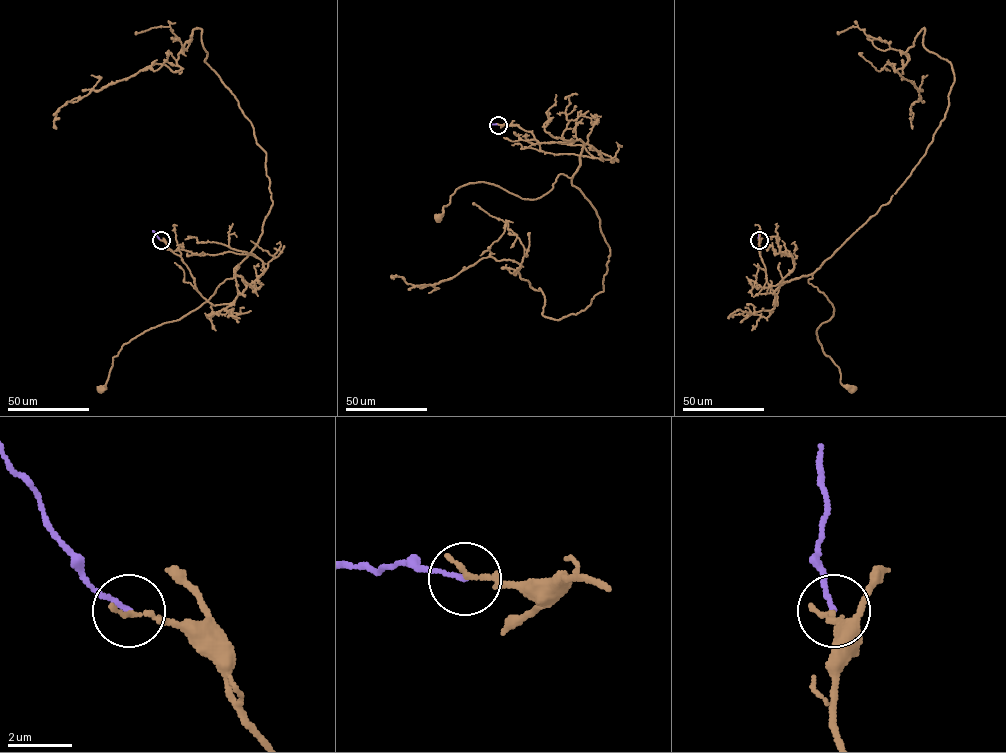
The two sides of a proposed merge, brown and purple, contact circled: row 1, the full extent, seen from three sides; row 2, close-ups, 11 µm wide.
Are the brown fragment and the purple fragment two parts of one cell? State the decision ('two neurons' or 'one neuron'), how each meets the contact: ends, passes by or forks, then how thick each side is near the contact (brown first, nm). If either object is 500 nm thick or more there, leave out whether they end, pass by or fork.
two neurons | brown ends | purple ends | 200/140 nm

